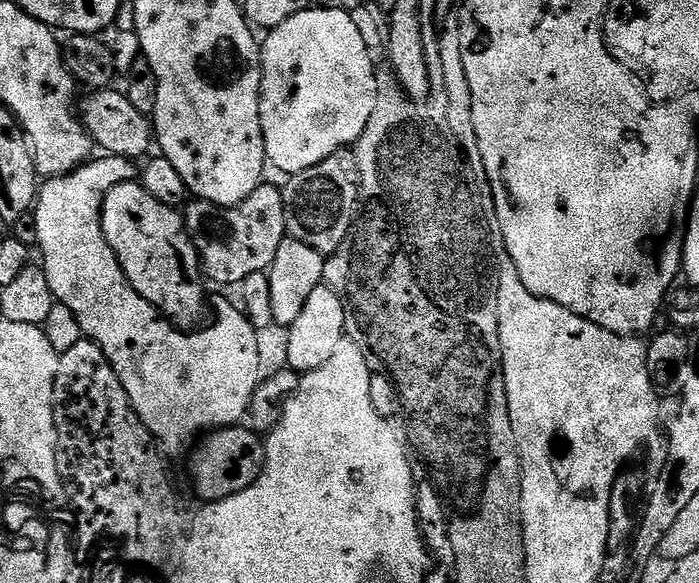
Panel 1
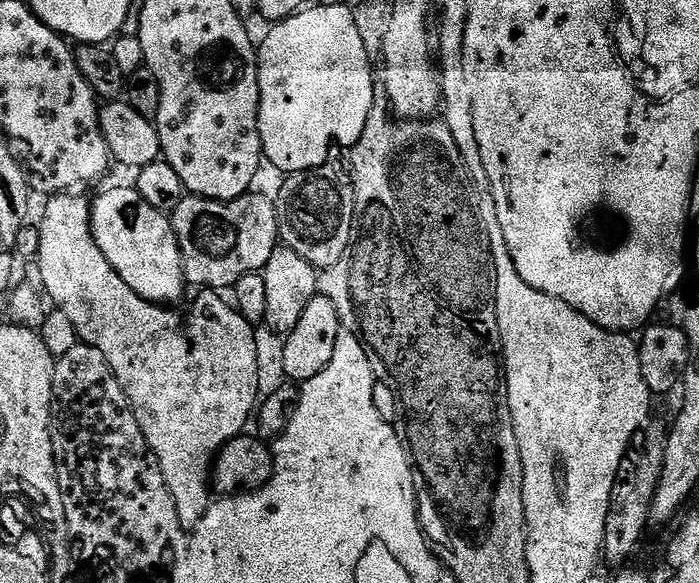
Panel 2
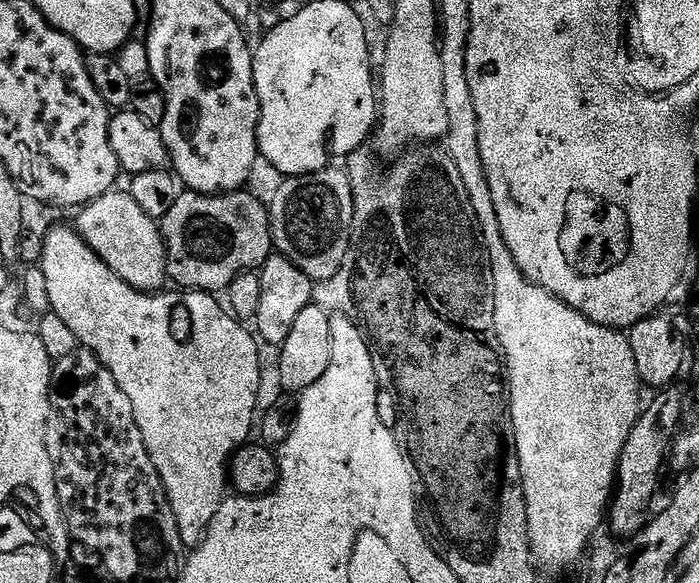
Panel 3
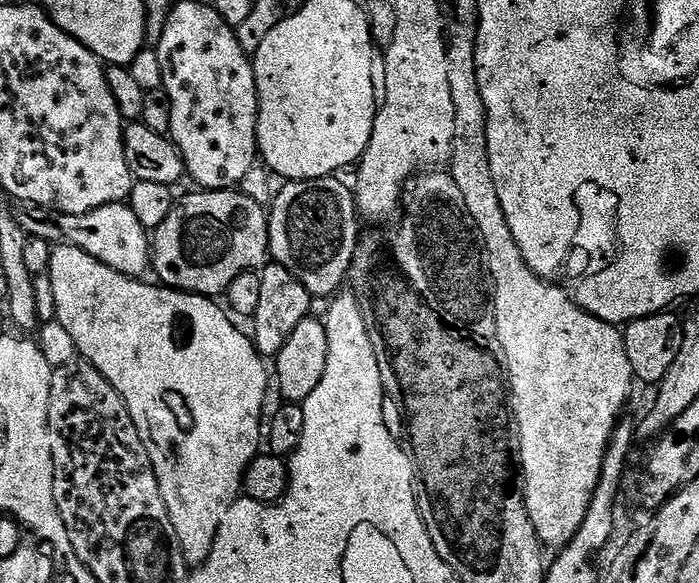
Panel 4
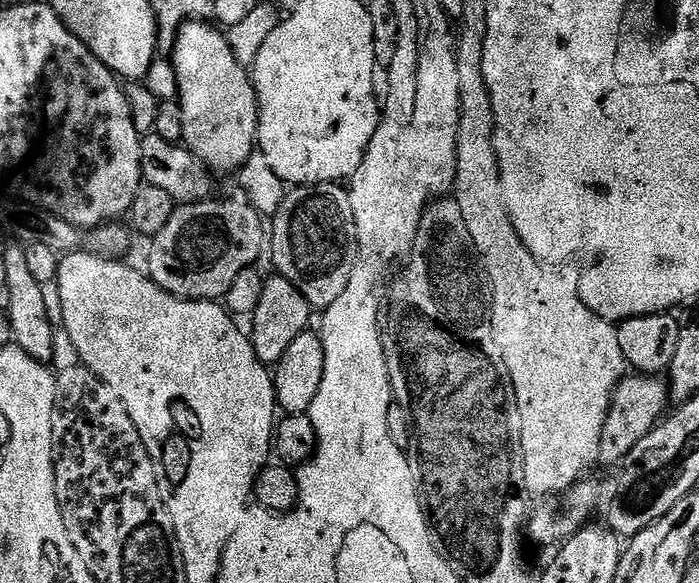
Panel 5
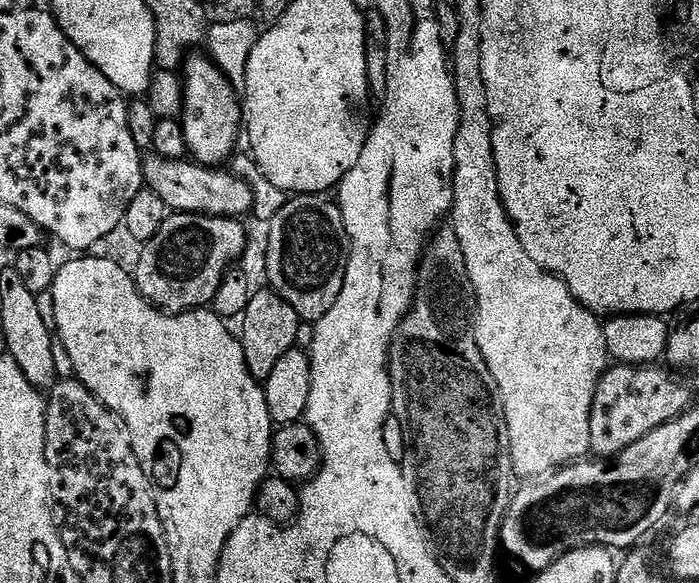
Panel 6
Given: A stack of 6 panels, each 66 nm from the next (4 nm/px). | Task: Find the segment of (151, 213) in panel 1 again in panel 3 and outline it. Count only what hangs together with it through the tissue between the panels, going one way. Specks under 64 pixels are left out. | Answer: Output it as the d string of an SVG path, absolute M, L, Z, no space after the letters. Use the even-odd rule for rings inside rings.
M110 191L94 203L84 205L79 209L77 216L80 217L74 221L74 227L81 238L104 259L106 266L110 266L110 270L118 274L118 278L122 278L130 287L137 288L140 292L159 293L168 280L168 252L164 248L164 233L161 225L147 216L131 194L120 191Z

